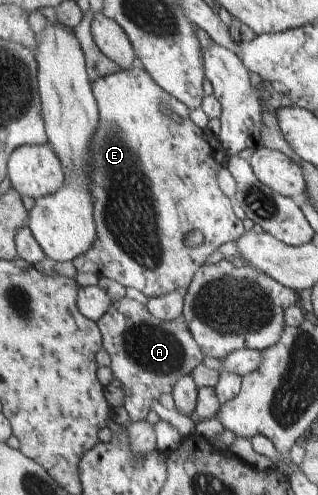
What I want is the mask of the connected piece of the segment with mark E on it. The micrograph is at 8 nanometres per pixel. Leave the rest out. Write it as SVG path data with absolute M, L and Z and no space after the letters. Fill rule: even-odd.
M136 64L130 70L113 74L112 76L102 77L96 79L93 82L94 94L98 98L98 106L100 109L100 120L97 131L94 138L90 143L90 151L92 156L90 157L90 188L93 194L94 201L94 218L97 224L97 239L93 247L89 252L76 257L73 260L72 266L76 270L94 273L97 277L109 277L119 282L124 287L134 287L143 293L147 298L152 298L158 295L165 295L174 291L186 292L191 282L194 280L195 274L202 267L203 263L207 261L207 257L217 251L223 243L227 241L236 241L246 231L243 227L241 213L233 213L233 207L231 207L231 201L229 196L221 189L218 182L218 173L221 167L217 157L215 157L215 149L213 145L209 143L211 139L203 139L203 129L199 127L190 116L190 107L185 105L182 101L179 101L174 95L171 95L166 89L163 89L159 85L158 81L155 81L154 77L143 67L141 64ZM173 110L177 115L181 116L181 121L173 121L168 115ZM198 229L204 239L201 245L189 248L185 247L185 237L189 231L195 231Z

